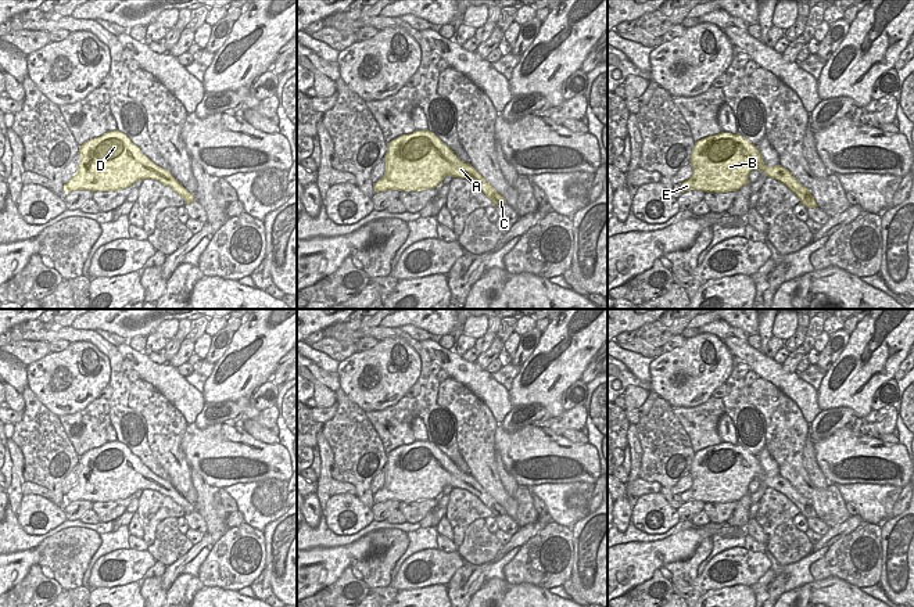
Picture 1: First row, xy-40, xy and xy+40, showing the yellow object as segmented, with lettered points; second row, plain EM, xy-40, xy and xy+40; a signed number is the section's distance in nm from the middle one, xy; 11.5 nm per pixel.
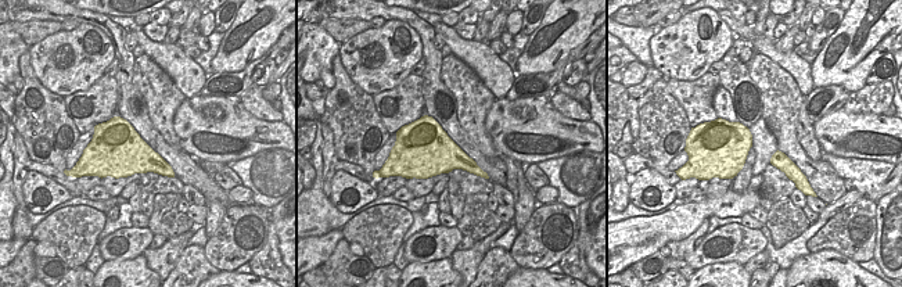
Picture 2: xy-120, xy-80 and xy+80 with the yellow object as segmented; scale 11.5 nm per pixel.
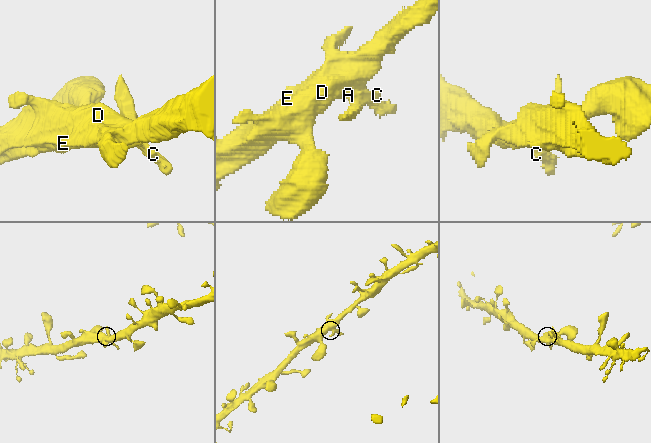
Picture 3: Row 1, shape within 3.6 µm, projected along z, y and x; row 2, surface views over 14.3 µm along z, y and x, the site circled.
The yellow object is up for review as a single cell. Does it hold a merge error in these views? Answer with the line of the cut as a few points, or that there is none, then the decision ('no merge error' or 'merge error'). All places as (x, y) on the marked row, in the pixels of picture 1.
cut xy+40 (778, 165), (788, 180), (787, 185); merge error

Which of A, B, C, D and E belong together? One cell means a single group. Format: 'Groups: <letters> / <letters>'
Groups: A B D E / C

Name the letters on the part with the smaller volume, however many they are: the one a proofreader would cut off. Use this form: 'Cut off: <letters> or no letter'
Cut off: C

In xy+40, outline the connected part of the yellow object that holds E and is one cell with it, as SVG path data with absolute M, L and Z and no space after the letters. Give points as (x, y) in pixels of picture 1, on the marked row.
M721 132L695 141L689 164L692 176L680 184L684 193L738 191L749 183L749 173L755 168L759 175L764 172L785 186L789 183L779 165L766 166L757 147L739 133Z

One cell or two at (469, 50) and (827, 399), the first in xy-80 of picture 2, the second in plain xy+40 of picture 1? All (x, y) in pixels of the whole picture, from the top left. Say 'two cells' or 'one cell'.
two cells

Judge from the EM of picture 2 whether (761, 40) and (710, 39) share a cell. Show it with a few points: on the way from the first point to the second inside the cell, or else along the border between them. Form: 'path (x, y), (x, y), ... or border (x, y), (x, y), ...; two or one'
border (717, 14), (733, 35); two

